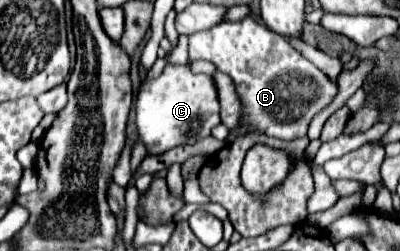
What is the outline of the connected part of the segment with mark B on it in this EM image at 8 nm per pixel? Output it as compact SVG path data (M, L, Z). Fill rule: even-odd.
M244 18L240 22L222 22L214 28L202 30L200 34L190 34L188 44L190 44L190 60L200 60L200 58L210 60L218 72L228 74L234 82L236 94L242 102L242 120L240 126L228 134L228 142L248 132L260 132L280 140L302 138L308 132L310 120L316 114L320 114L324 108L328 108L338 94L336 82L332 82L312 62L308 62L302 54L298 54L282 36L274 34L266 26L256 24L252 18Z

